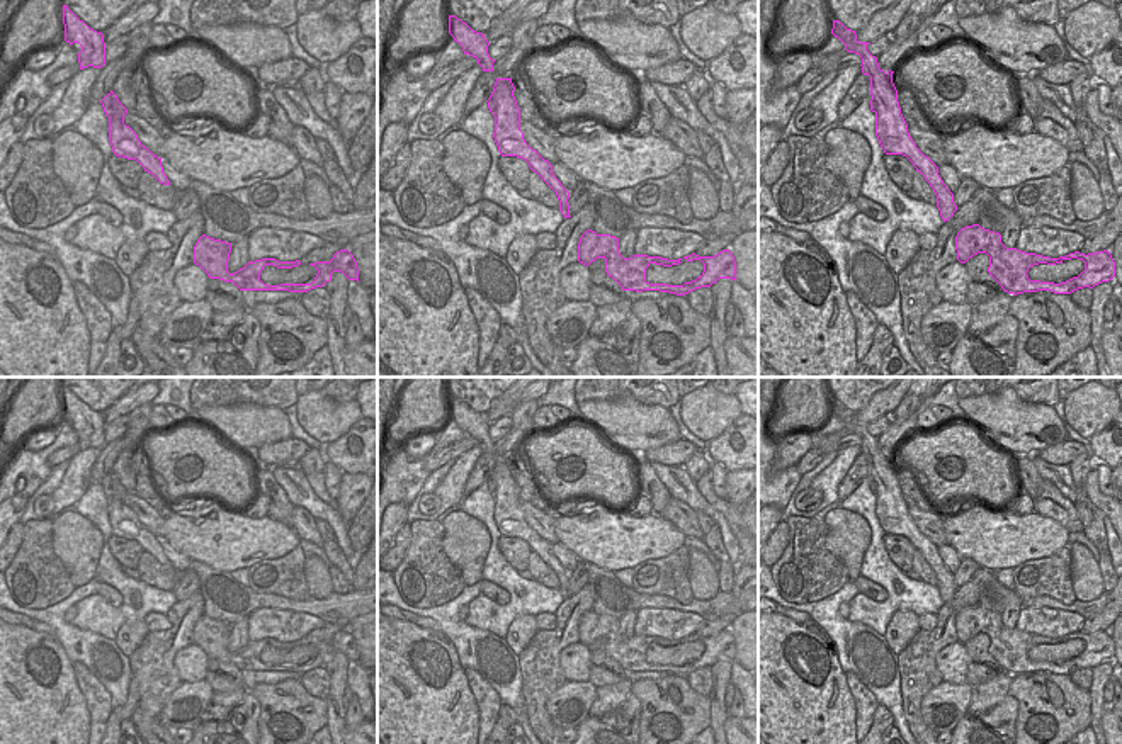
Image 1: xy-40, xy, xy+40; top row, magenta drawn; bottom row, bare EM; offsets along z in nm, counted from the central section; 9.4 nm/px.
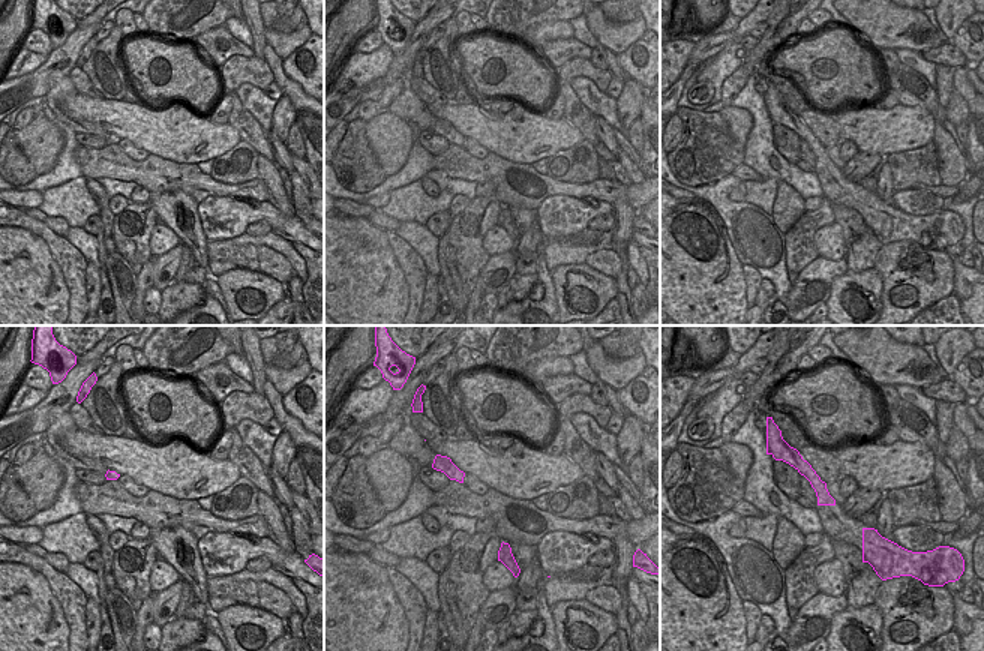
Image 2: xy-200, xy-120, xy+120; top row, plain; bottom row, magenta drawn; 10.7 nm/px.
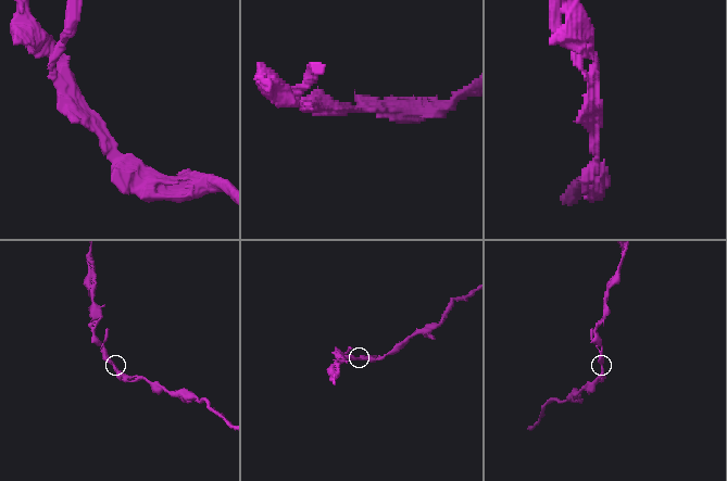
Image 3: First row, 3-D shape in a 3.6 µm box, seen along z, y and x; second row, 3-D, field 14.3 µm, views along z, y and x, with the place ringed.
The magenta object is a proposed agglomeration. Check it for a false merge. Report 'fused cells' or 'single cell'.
fused cells

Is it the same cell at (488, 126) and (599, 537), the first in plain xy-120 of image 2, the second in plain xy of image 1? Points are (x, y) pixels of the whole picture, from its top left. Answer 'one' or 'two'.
one

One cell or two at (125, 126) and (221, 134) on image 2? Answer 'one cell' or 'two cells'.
one cell

